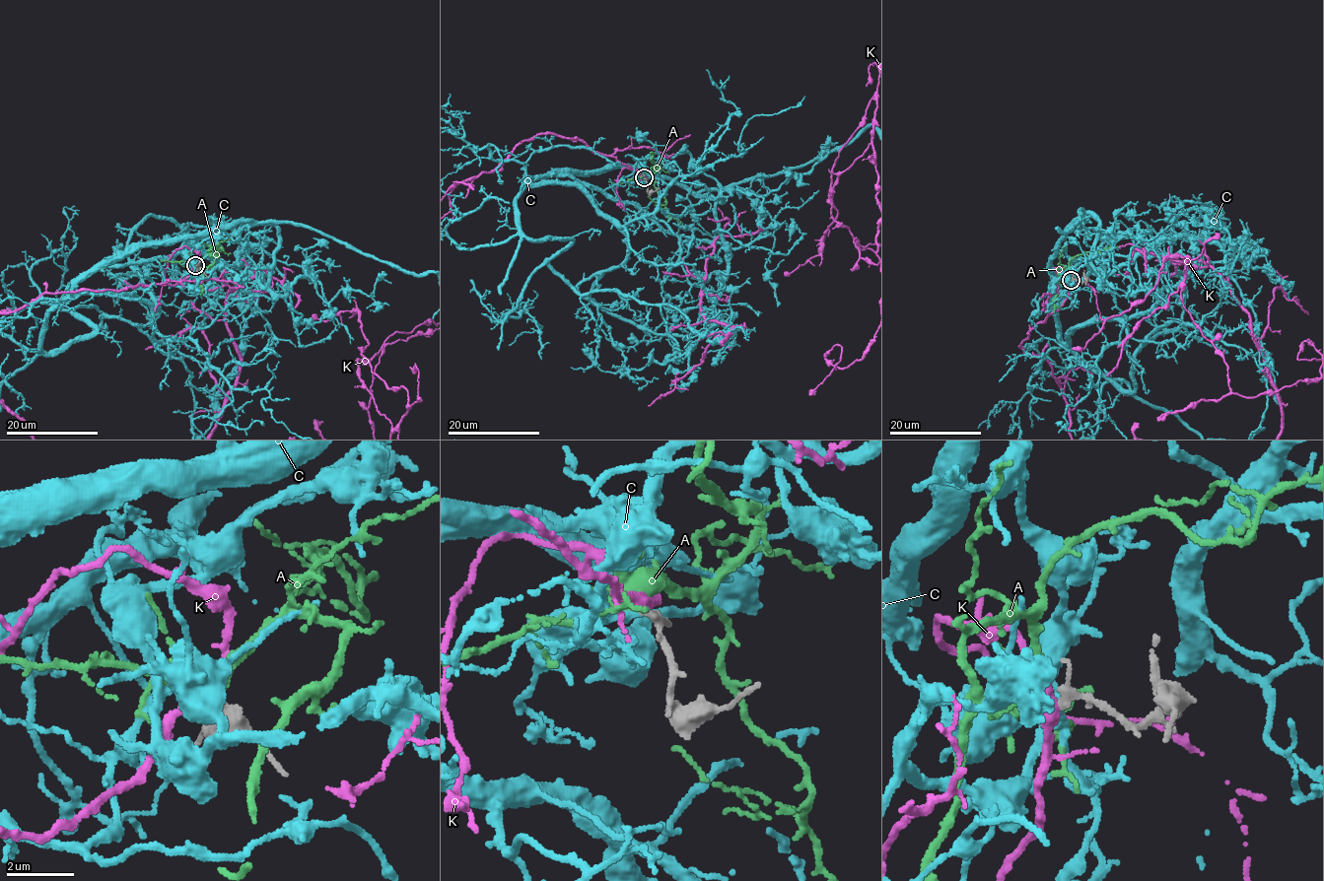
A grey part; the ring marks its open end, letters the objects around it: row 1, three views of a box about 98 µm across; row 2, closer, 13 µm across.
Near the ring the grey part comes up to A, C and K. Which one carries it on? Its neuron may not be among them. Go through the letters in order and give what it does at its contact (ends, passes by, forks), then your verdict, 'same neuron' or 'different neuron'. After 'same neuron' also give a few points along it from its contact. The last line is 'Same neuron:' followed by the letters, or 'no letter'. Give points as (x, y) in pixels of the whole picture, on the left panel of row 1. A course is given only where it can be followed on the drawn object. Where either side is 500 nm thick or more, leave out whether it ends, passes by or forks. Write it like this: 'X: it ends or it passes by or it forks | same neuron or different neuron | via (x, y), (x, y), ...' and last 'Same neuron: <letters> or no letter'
A: it passes by | same neuron | via (196, 265), (210, 247), (218, 254), (221, 249), (230, 252)
C: it ends | different neuron
K: it passes by | different neuron
Same neuron: A

